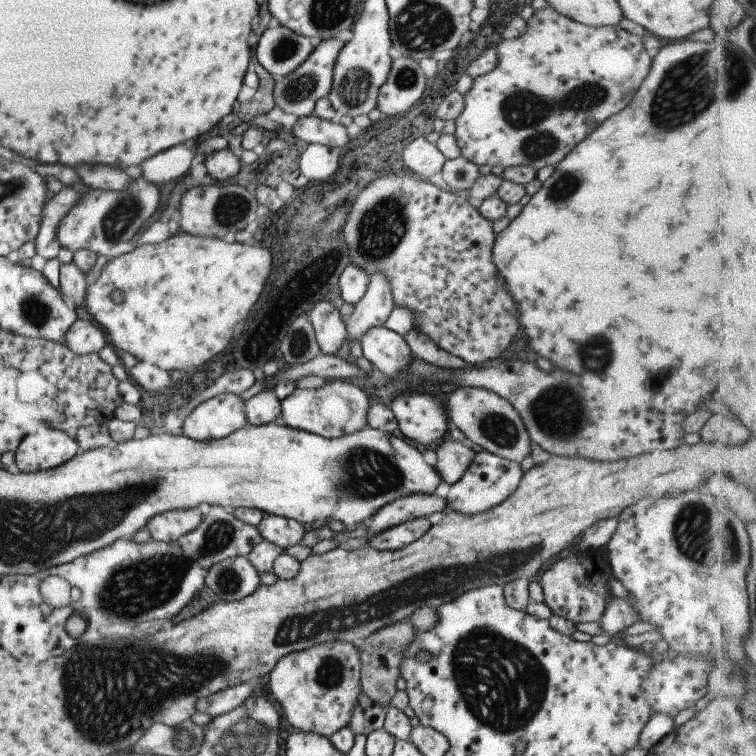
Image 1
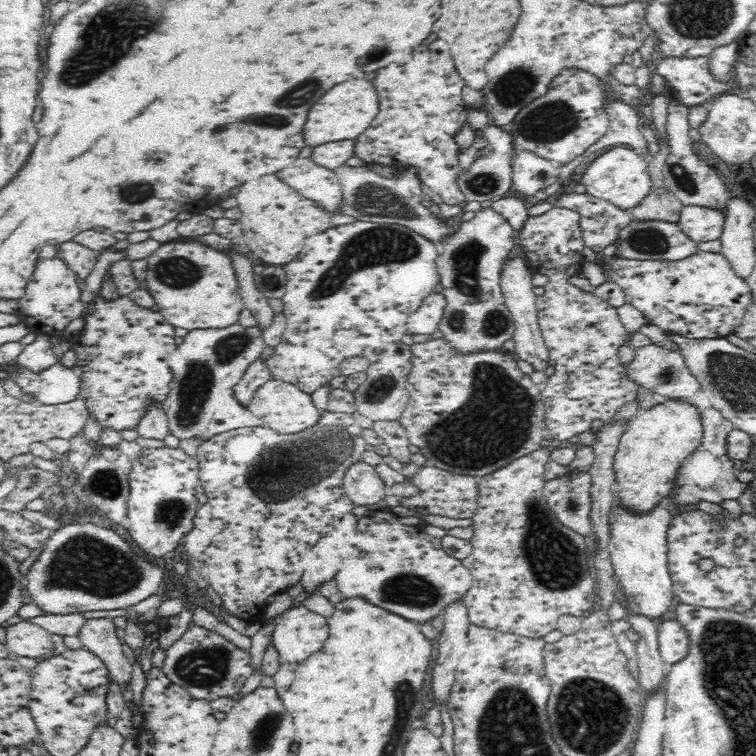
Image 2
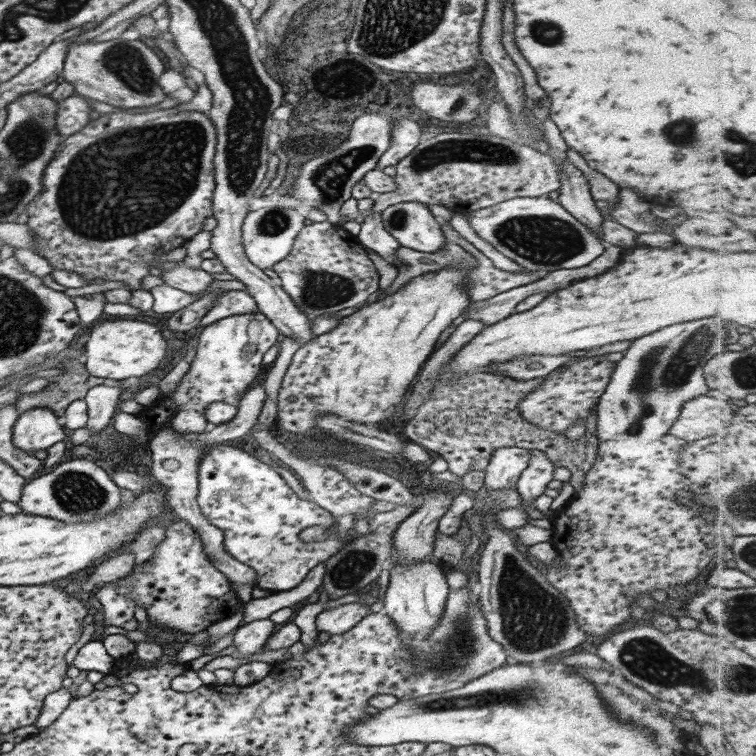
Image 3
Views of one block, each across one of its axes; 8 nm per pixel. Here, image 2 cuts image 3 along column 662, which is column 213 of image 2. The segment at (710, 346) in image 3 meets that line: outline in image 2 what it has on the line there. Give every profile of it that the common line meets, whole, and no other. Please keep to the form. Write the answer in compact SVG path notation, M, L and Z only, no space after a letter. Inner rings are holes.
M238 322L224 328L188 331L169 360L172 382L163 402L170 433L180 439L197 436L204 440L236 428L260 426L262 421L234 399L233 386L240 382L246 369L259 359L267 346L263 329Z

